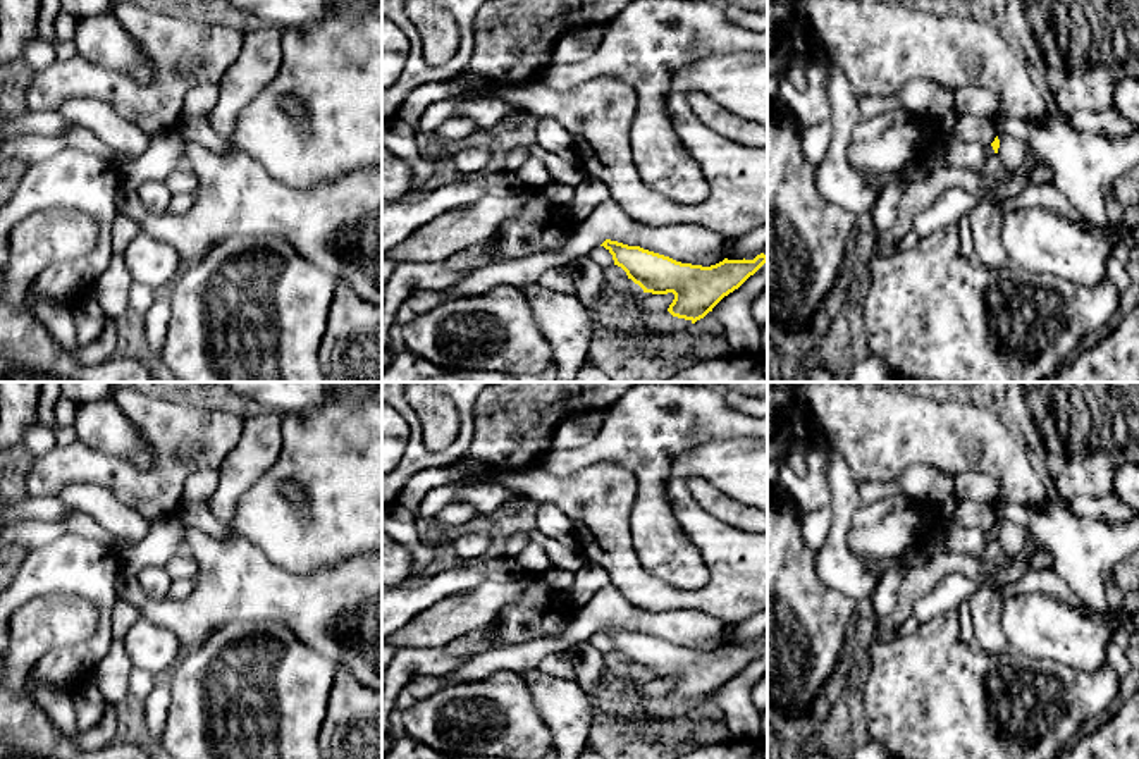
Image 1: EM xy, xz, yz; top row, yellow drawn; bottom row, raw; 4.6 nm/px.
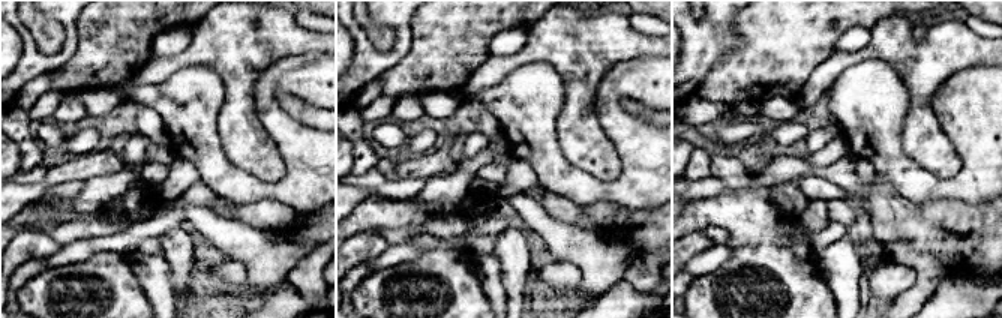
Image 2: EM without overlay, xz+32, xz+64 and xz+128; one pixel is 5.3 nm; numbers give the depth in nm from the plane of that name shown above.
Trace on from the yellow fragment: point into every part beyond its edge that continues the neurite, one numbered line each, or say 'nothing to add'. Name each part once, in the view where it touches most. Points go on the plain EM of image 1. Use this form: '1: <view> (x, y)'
nothing to add

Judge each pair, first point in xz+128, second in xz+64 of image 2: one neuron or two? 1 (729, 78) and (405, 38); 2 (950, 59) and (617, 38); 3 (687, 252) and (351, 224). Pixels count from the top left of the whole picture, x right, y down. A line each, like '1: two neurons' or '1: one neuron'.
1: two neurons
2: one neuron
3: two neurons

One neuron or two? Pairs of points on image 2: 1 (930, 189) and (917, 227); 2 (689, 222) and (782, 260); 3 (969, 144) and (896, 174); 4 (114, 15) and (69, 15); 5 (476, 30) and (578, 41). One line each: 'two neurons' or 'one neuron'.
1: two neurons
2: one neuron
3: one neuron
4: two neurons
5: two neurons

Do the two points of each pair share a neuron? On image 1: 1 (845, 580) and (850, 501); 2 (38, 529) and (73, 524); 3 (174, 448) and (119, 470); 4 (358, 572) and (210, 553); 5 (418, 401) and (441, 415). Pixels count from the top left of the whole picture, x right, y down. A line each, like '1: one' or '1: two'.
1: one
2: one
3: one
4: one
5: one

